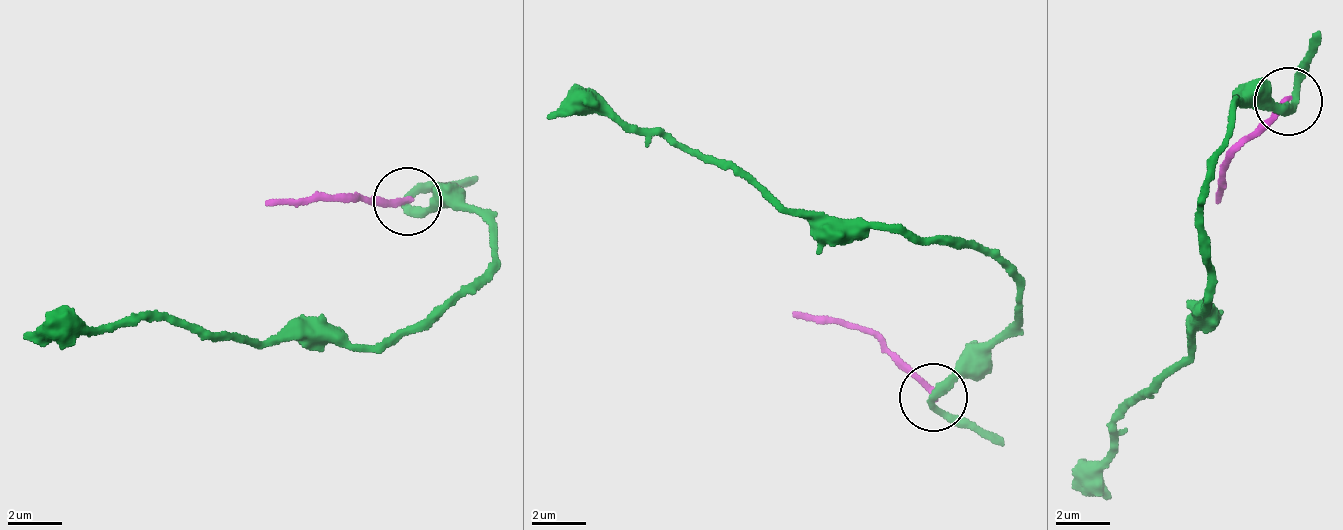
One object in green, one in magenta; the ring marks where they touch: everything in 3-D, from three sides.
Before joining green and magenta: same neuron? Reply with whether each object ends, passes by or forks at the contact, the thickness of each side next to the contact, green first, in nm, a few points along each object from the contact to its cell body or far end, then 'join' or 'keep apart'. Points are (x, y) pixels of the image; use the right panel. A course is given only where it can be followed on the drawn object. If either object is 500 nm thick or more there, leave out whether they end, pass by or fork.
green passes by; magenta ends there; 300 nm thick on the green side, 240 nm on the other; green runs (1293, 99), (1229, 116), (1202, 189), (1208, 318), (1197, 349), (1114, 428), (1097, 472), (1112, 500); magenta runs (1286, 99), (1228, 161), (1218, 202); keep apart

